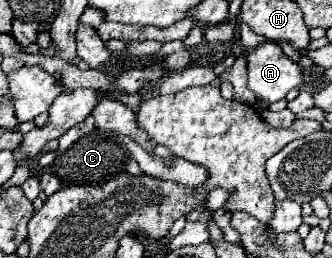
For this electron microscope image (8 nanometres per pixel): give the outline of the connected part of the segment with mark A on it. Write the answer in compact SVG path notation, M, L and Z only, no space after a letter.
M265 42L247 54L249 88L257 98L277 102L287 96L289 90L299 88L303 82L303 70L297 62L287 58L275 42Z

